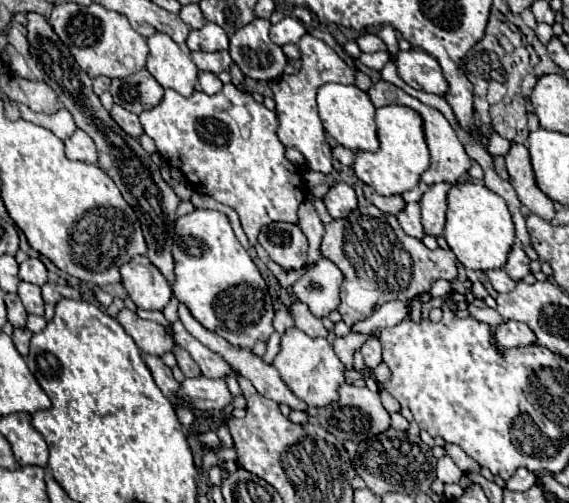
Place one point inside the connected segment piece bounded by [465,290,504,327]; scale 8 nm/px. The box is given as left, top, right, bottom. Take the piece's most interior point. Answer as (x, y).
(488, 315)

